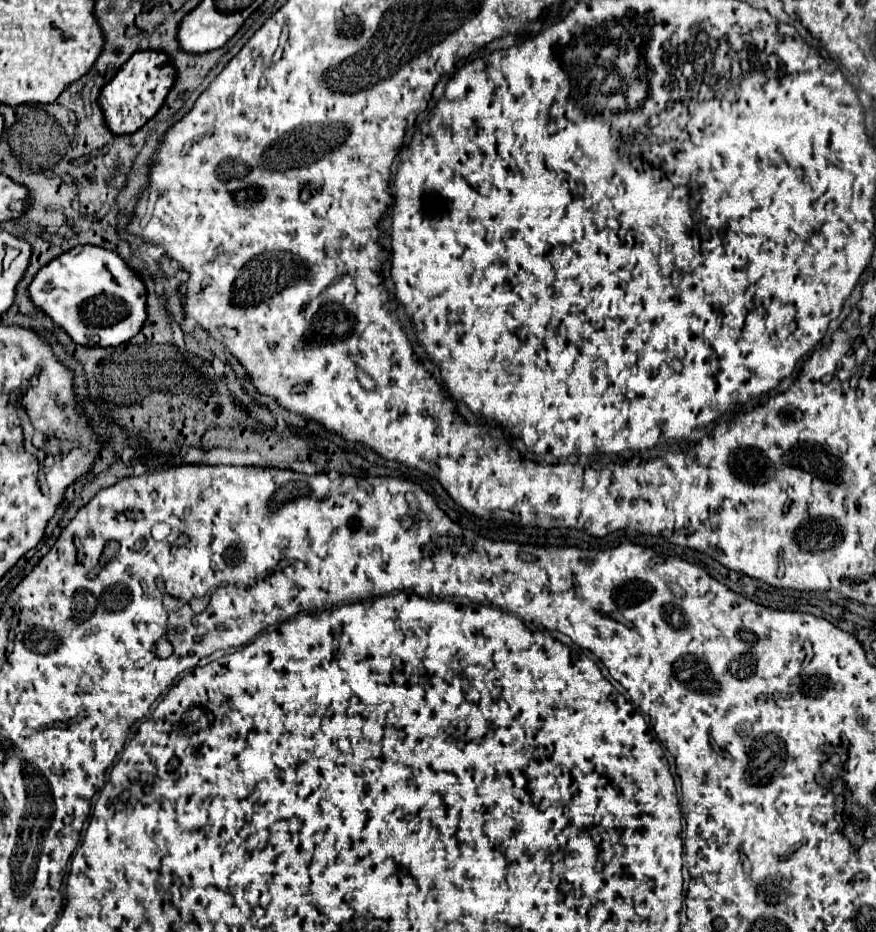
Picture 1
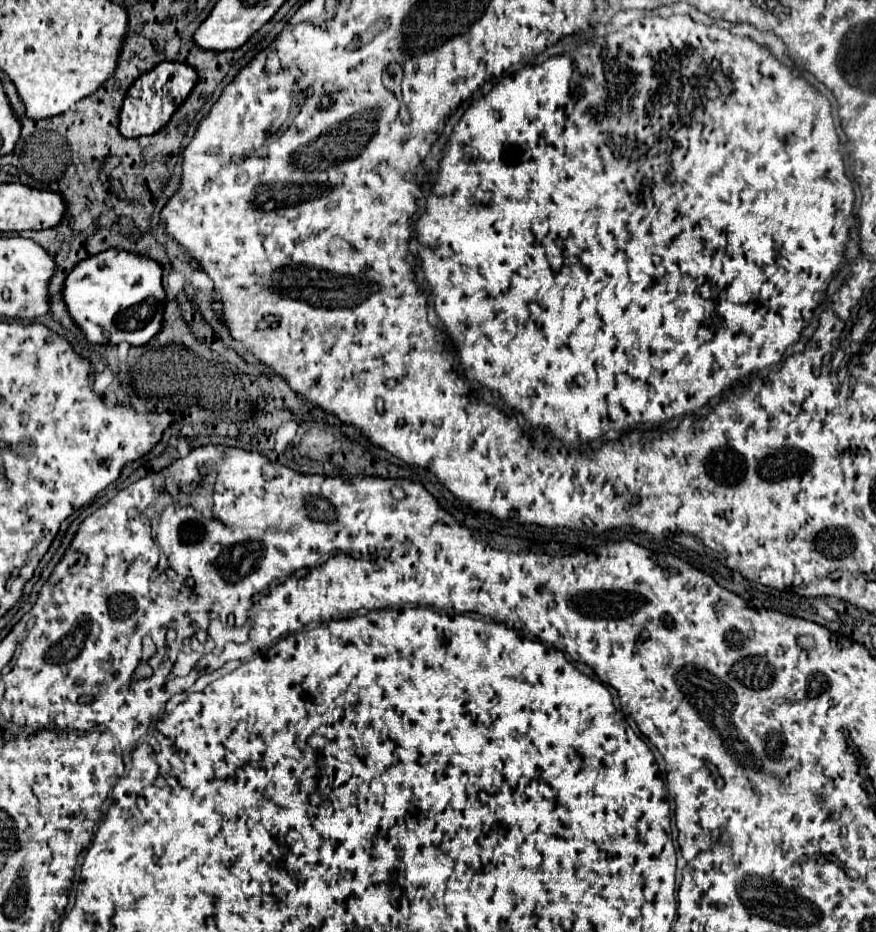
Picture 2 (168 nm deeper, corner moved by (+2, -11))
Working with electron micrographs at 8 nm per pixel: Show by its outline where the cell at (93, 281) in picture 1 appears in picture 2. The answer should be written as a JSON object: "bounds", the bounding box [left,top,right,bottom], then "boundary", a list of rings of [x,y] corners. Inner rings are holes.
{"bounds":[62,251,162,345],"boundary":[[[102,251],[98,255],[92,255],[90,259],[84,259],[68,273],[62,289],[62,301],[66,303],[68,315],[72,317],[76,327],[82,329],[88,343],[120,345],[122,341],[126,341],[130,345],[146,345],[162,325],[162,267],[152,259],[142,259],[142,255],[134,255],[130,251]]]}

